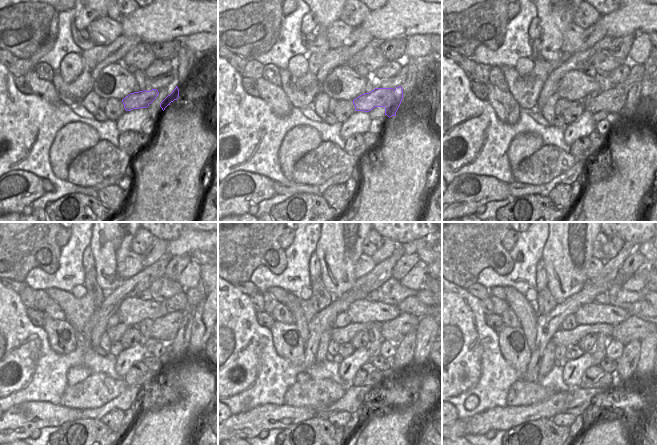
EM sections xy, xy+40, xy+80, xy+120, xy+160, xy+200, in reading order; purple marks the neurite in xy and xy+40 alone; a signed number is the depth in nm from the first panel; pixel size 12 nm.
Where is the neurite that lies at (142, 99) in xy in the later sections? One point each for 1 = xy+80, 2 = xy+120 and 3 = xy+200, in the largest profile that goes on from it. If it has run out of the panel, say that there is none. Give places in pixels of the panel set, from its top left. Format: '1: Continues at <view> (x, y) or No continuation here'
1: Continues at xy+80 (612, 100)
2: Continues at xy+120 (165, 328)
3: Continues at xy+200 (634, 328).

